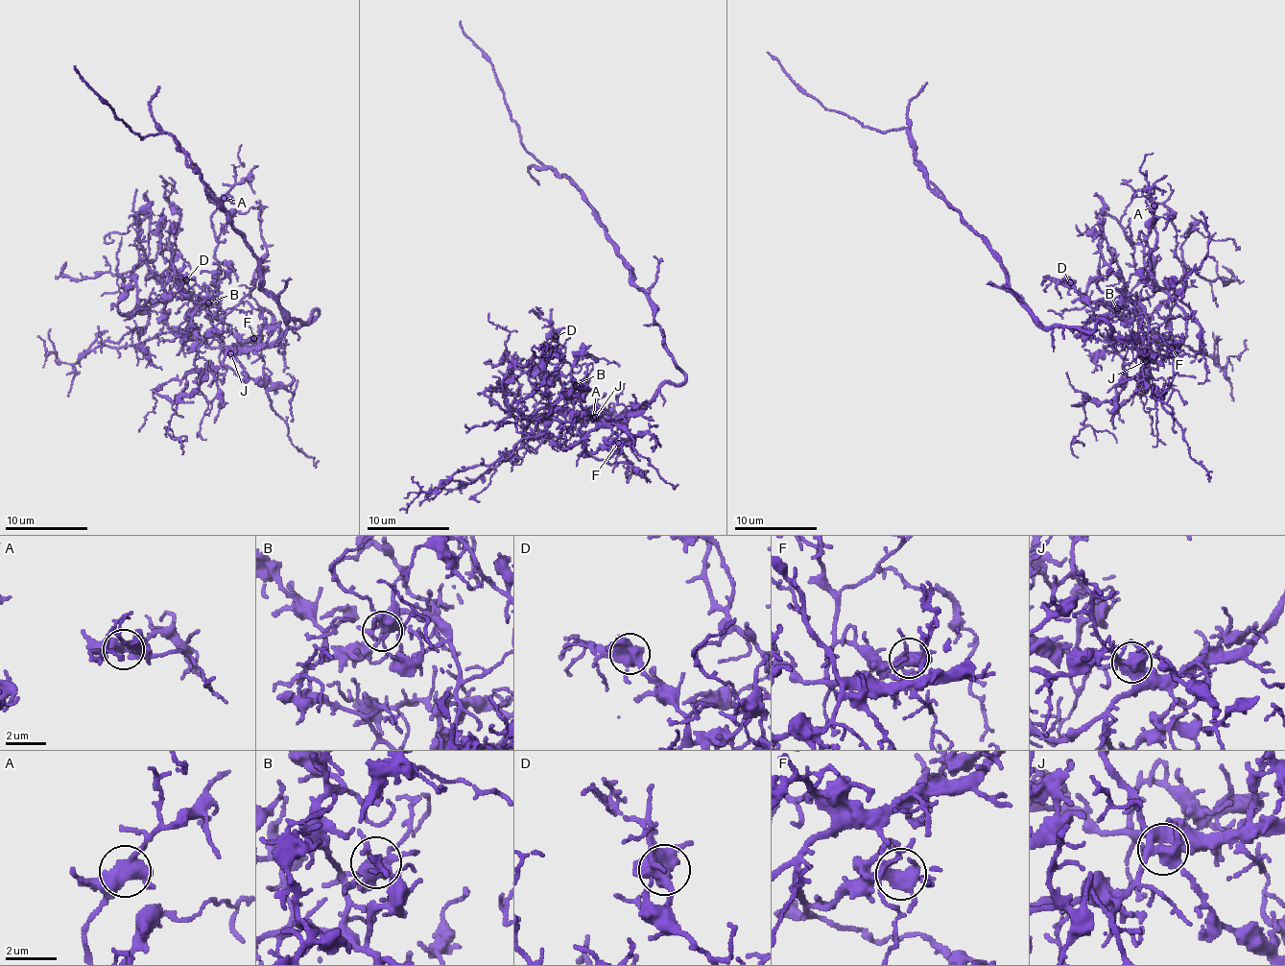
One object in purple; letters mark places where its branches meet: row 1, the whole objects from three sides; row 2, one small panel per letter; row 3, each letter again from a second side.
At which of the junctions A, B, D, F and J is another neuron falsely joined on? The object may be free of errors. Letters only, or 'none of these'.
none of these

